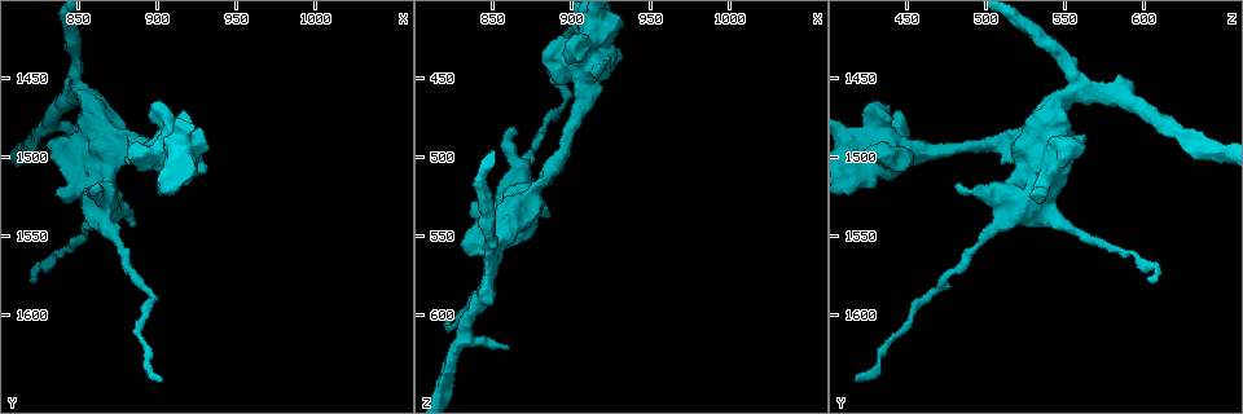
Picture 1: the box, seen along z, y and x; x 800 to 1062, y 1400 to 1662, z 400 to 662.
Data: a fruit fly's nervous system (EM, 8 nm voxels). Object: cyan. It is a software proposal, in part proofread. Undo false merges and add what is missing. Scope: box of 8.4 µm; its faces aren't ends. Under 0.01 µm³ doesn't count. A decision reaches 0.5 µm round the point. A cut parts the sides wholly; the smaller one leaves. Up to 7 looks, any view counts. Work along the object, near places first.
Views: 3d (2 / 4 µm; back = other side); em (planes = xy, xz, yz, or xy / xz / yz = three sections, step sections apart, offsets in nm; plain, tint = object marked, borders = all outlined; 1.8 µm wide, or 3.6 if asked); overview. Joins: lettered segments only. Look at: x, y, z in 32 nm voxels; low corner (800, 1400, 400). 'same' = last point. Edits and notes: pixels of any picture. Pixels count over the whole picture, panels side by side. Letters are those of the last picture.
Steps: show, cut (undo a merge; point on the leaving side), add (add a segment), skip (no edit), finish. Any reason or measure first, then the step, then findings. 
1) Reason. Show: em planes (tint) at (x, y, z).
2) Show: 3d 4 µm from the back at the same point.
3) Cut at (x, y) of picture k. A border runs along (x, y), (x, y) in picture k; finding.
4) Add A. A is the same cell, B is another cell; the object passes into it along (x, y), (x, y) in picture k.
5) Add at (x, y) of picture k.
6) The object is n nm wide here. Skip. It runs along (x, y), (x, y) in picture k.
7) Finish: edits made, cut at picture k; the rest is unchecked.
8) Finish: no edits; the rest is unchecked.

Closes a loop. Show: em planes (borders) at (868, 1522, 514).

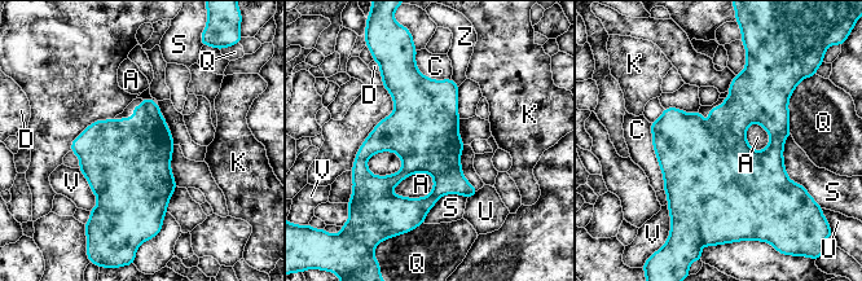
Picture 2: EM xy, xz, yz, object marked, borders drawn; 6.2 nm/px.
Skip. A, C, D, K, Q, S, U, V and Z are other cells; a border runs along (434, 178), (410, 174), (391, 193) in picture 2; all the same neuron.

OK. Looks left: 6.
Calibre changes. Show: 3d 4 µm at (900, 1498, 438).

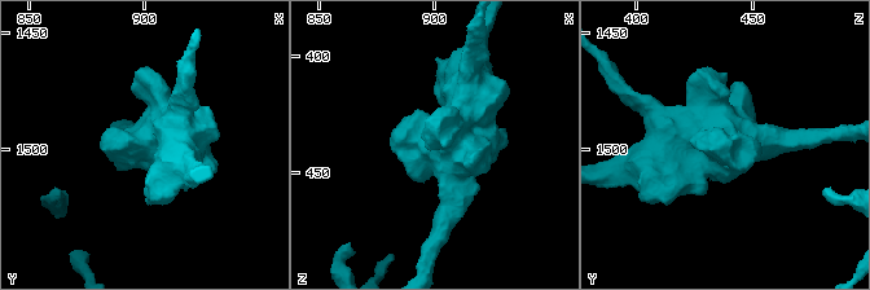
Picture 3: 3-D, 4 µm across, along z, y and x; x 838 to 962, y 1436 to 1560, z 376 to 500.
Show: em 3.6 µm yz step 8 (tint) at (901, 1496, 438).

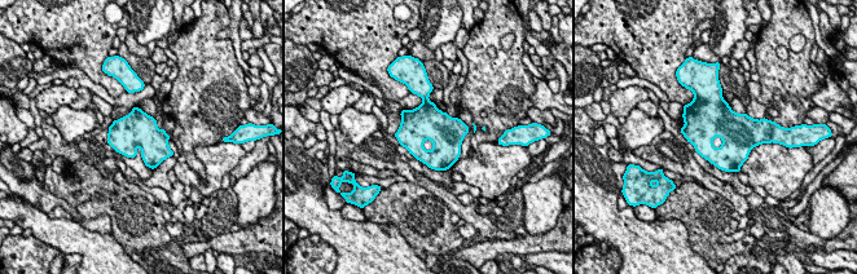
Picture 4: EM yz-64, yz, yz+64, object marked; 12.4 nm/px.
Cut it another way. Show: em 3.6 µm planes (borders) at the same point.

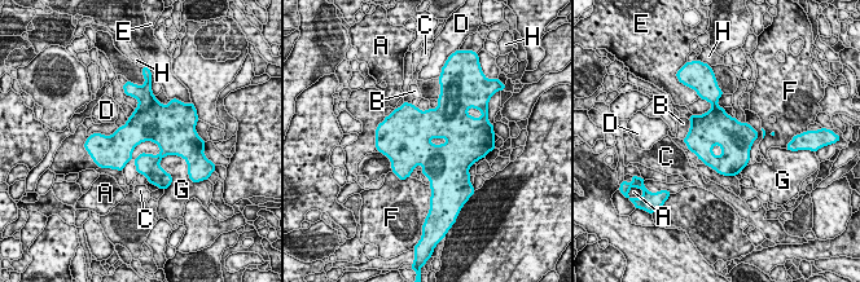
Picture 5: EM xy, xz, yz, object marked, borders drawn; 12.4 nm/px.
The object is 320 nm wide here. Skip. A, B, C, D, E, F, G and H are other cells; a border runs along (128, 118), (118, 128) in picture 5; all the same neuron.

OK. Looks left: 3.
Stops while still wide. Show: em planes (plain) at (836, 1496, 562).

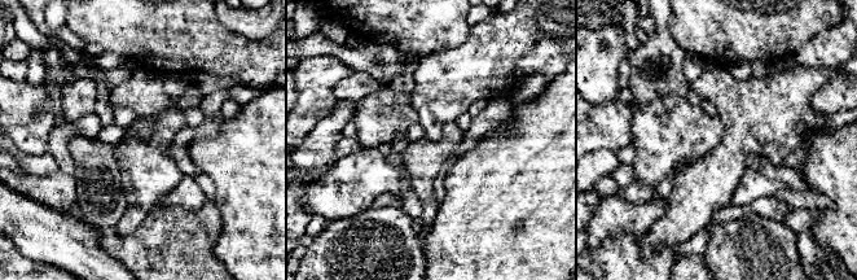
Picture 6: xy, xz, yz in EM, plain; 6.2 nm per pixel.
What lies round it. Show: em planes (borders) at the same point.

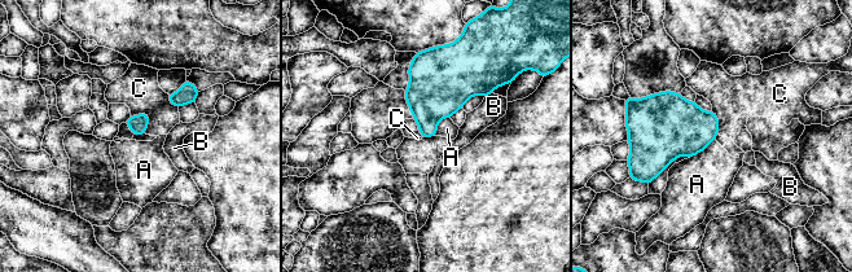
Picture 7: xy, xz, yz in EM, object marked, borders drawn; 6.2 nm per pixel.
Skip. A, B and C are other cells; a border runs along (131, 115), (148, 115), (145, 132) in picture 7; none of them fits.

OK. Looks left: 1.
Finish: no edits; the rest is unchecked.

